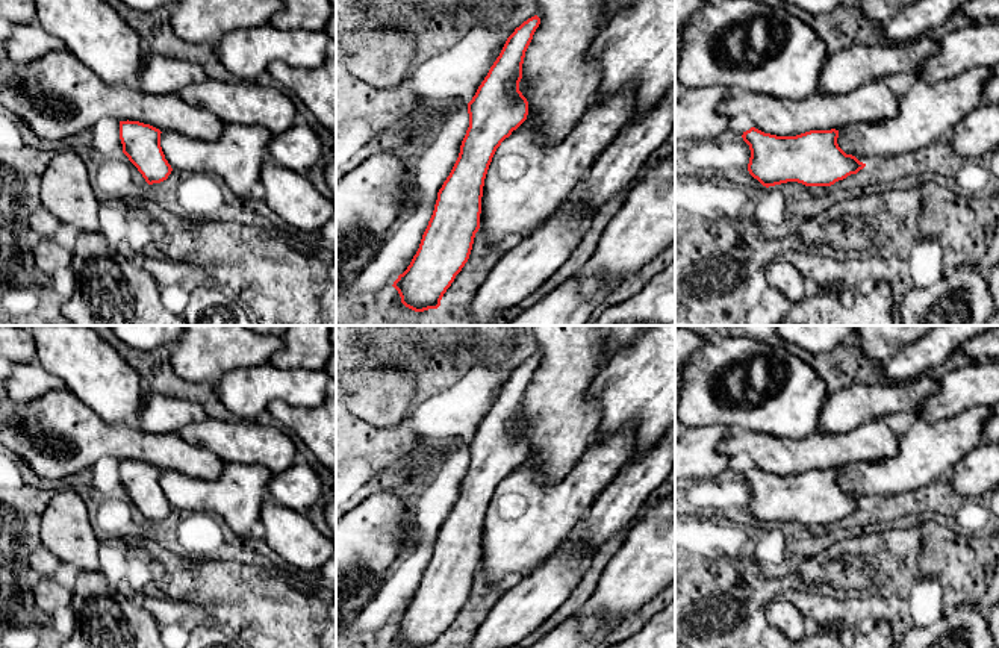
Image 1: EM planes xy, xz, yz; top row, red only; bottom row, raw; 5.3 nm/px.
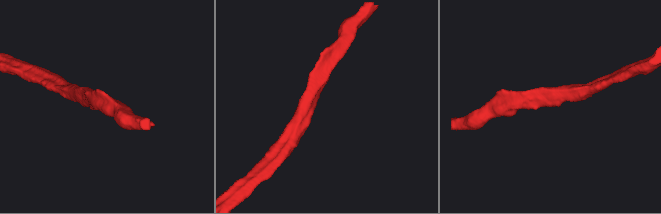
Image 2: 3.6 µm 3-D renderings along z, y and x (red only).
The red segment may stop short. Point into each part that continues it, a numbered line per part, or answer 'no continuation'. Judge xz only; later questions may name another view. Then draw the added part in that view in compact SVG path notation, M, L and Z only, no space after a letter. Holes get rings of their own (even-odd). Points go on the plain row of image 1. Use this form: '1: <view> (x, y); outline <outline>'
1: xz (559, 420); outline M531 326L539 344L540 363L525 391L519 430L528 441L528 459L536 459L549 480L560 480L580 460L593 442L599 427L598 401L589 397L589 388L608 362L604 345L608 326Z

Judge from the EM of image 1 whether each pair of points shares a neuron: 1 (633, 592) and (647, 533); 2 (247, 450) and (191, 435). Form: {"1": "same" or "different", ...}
{"1": "same", "2": "same"}

